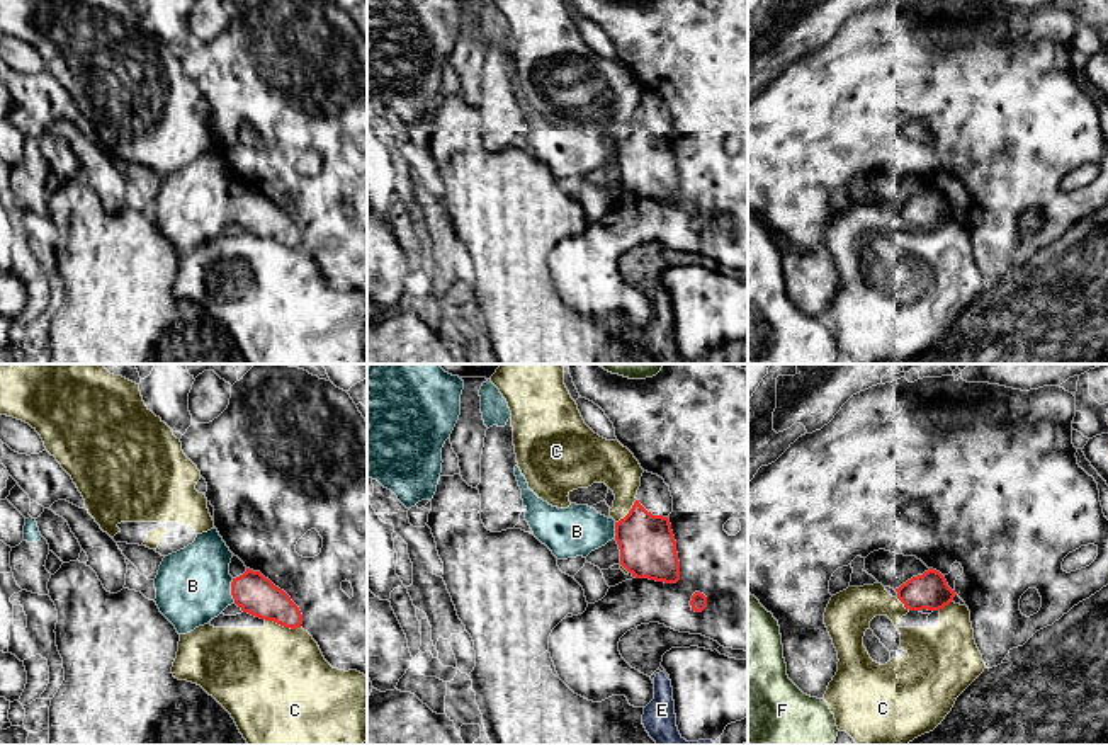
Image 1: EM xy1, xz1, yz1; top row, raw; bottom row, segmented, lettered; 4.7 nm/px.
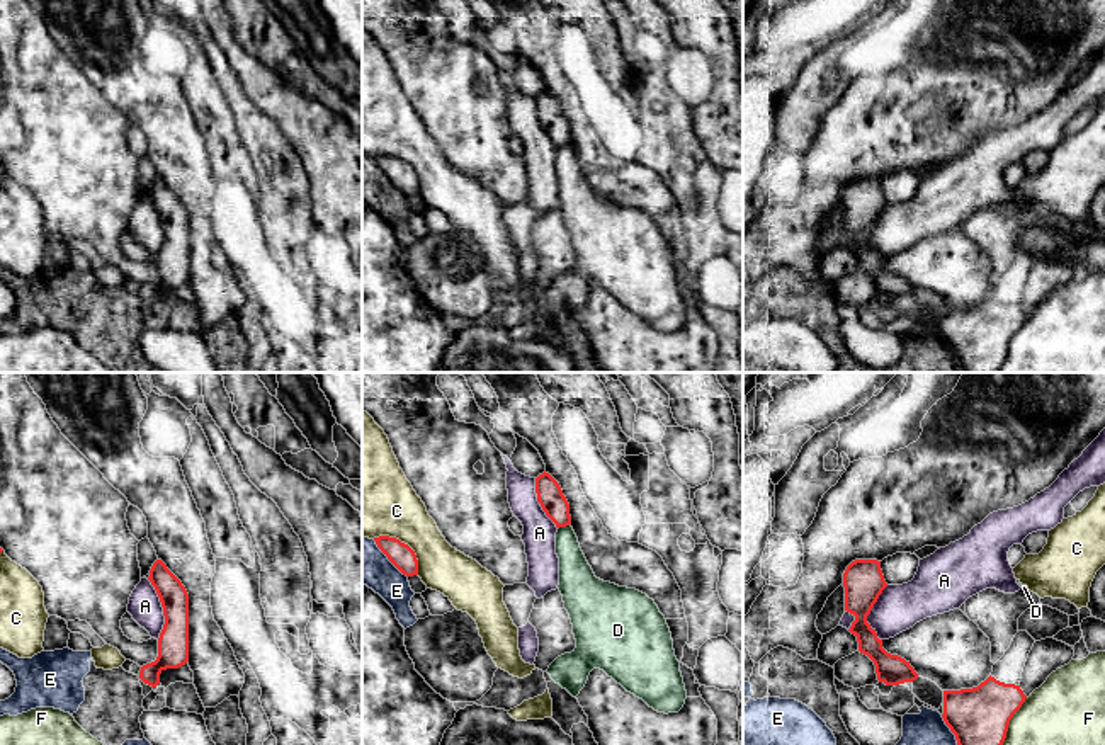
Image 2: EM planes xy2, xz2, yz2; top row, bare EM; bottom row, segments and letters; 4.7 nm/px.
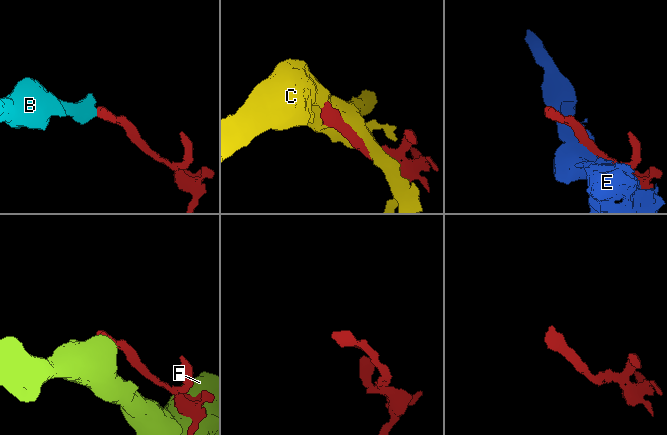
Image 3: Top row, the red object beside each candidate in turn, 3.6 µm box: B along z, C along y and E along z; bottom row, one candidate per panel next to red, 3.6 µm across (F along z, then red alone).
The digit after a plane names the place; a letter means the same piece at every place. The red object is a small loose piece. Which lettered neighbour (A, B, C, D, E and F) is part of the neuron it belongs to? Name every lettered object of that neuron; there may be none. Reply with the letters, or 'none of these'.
B

